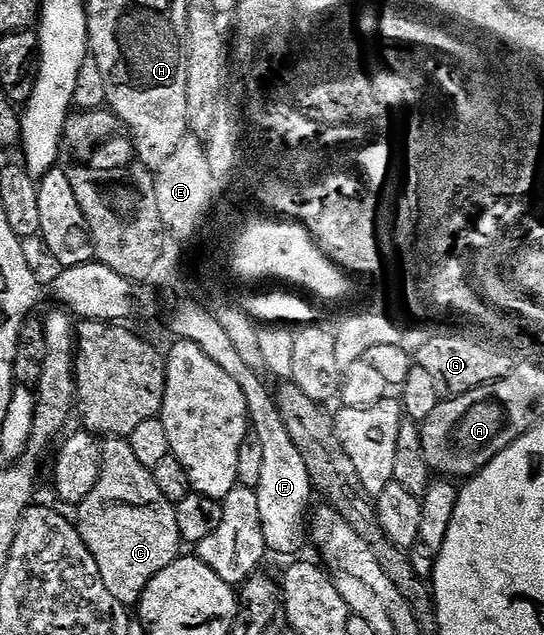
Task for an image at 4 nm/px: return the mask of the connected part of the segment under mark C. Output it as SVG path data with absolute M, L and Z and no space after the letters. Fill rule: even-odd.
M108 437L102 443L103 467L97 484L79 505L77 523L85 548L97 560L105 588L128 608L138 603L149 580L180 557L181 539L175 503L157 488L152 467L141 464L127 438Z

